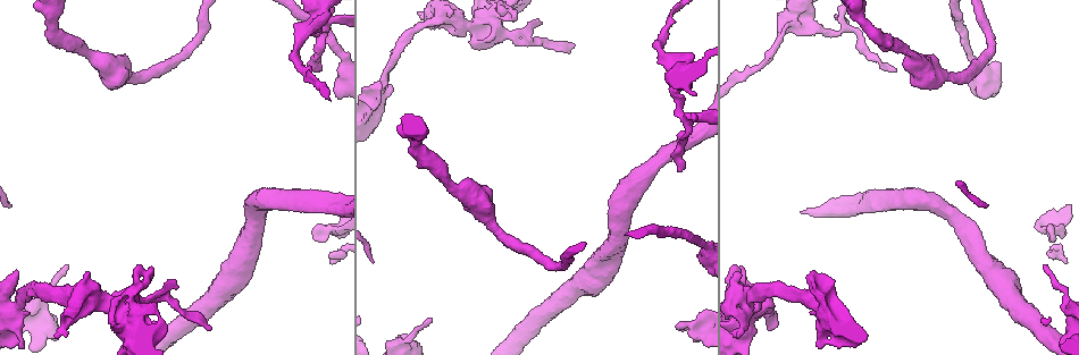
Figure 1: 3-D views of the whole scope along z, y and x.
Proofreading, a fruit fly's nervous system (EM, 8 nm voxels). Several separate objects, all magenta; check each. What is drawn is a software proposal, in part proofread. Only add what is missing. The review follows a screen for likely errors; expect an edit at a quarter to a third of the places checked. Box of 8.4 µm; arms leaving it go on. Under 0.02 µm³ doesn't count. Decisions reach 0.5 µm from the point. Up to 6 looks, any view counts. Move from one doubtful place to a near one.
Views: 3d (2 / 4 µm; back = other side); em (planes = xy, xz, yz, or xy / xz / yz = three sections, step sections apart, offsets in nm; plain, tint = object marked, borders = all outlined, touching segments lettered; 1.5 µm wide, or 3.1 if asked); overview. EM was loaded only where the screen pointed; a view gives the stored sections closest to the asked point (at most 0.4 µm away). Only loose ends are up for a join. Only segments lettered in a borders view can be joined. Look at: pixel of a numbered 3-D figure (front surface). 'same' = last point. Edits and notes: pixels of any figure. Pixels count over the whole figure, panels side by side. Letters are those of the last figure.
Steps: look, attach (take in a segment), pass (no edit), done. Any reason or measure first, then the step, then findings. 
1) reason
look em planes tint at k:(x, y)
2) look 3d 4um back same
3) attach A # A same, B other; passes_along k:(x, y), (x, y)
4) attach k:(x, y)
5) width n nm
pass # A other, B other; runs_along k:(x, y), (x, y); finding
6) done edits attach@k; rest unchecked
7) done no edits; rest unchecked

look em planes borders at 1:(210, 327)

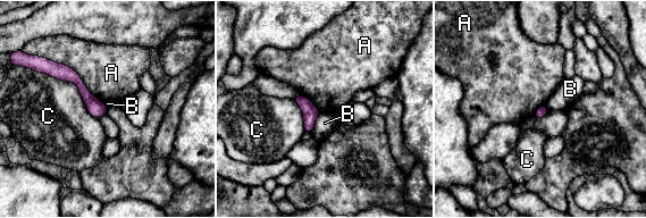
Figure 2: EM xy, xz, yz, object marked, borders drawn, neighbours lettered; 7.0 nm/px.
pass # A other, B other, C other; border 2:(47, 58), (72, 67), (101, 102); none of them fits

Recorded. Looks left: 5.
free end
look em planes tint at 1:(324, 242)

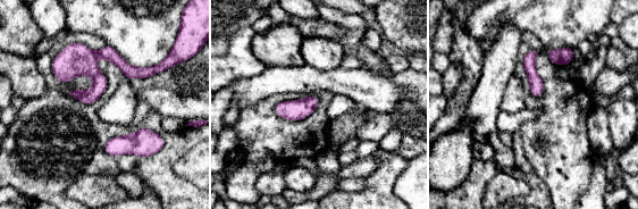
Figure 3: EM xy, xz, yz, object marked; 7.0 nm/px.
look em planes borders same

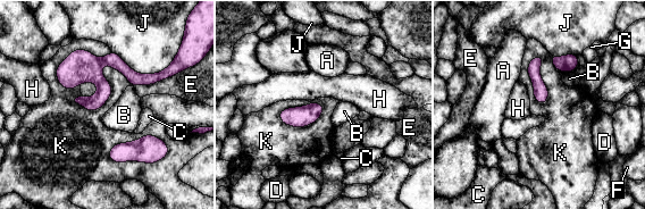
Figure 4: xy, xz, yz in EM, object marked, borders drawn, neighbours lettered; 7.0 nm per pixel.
pass # A other, B other, C other, D other, E other, F other, G other, H other, J other, K other; border 4:(132, 84), (70, 101); no lettered segment goes on from it

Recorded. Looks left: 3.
free end
look 3d 2um back at 1:(896, 68)

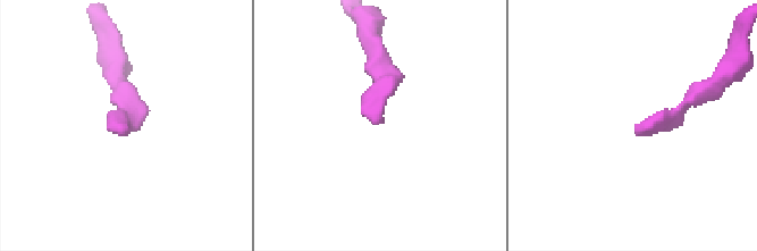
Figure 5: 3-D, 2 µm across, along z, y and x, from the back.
look em planes borders at 5:(379, 121)

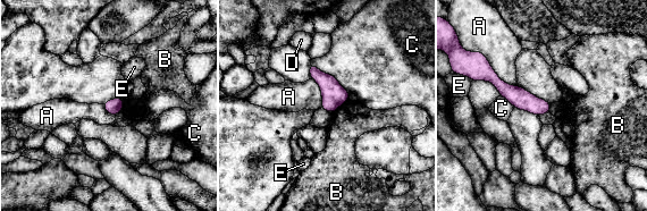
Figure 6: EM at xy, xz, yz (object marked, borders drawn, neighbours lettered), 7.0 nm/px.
pass # A other, B other, C other, D other, E other; none of them fits

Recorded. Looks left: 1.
done no edits; rest unchecked

